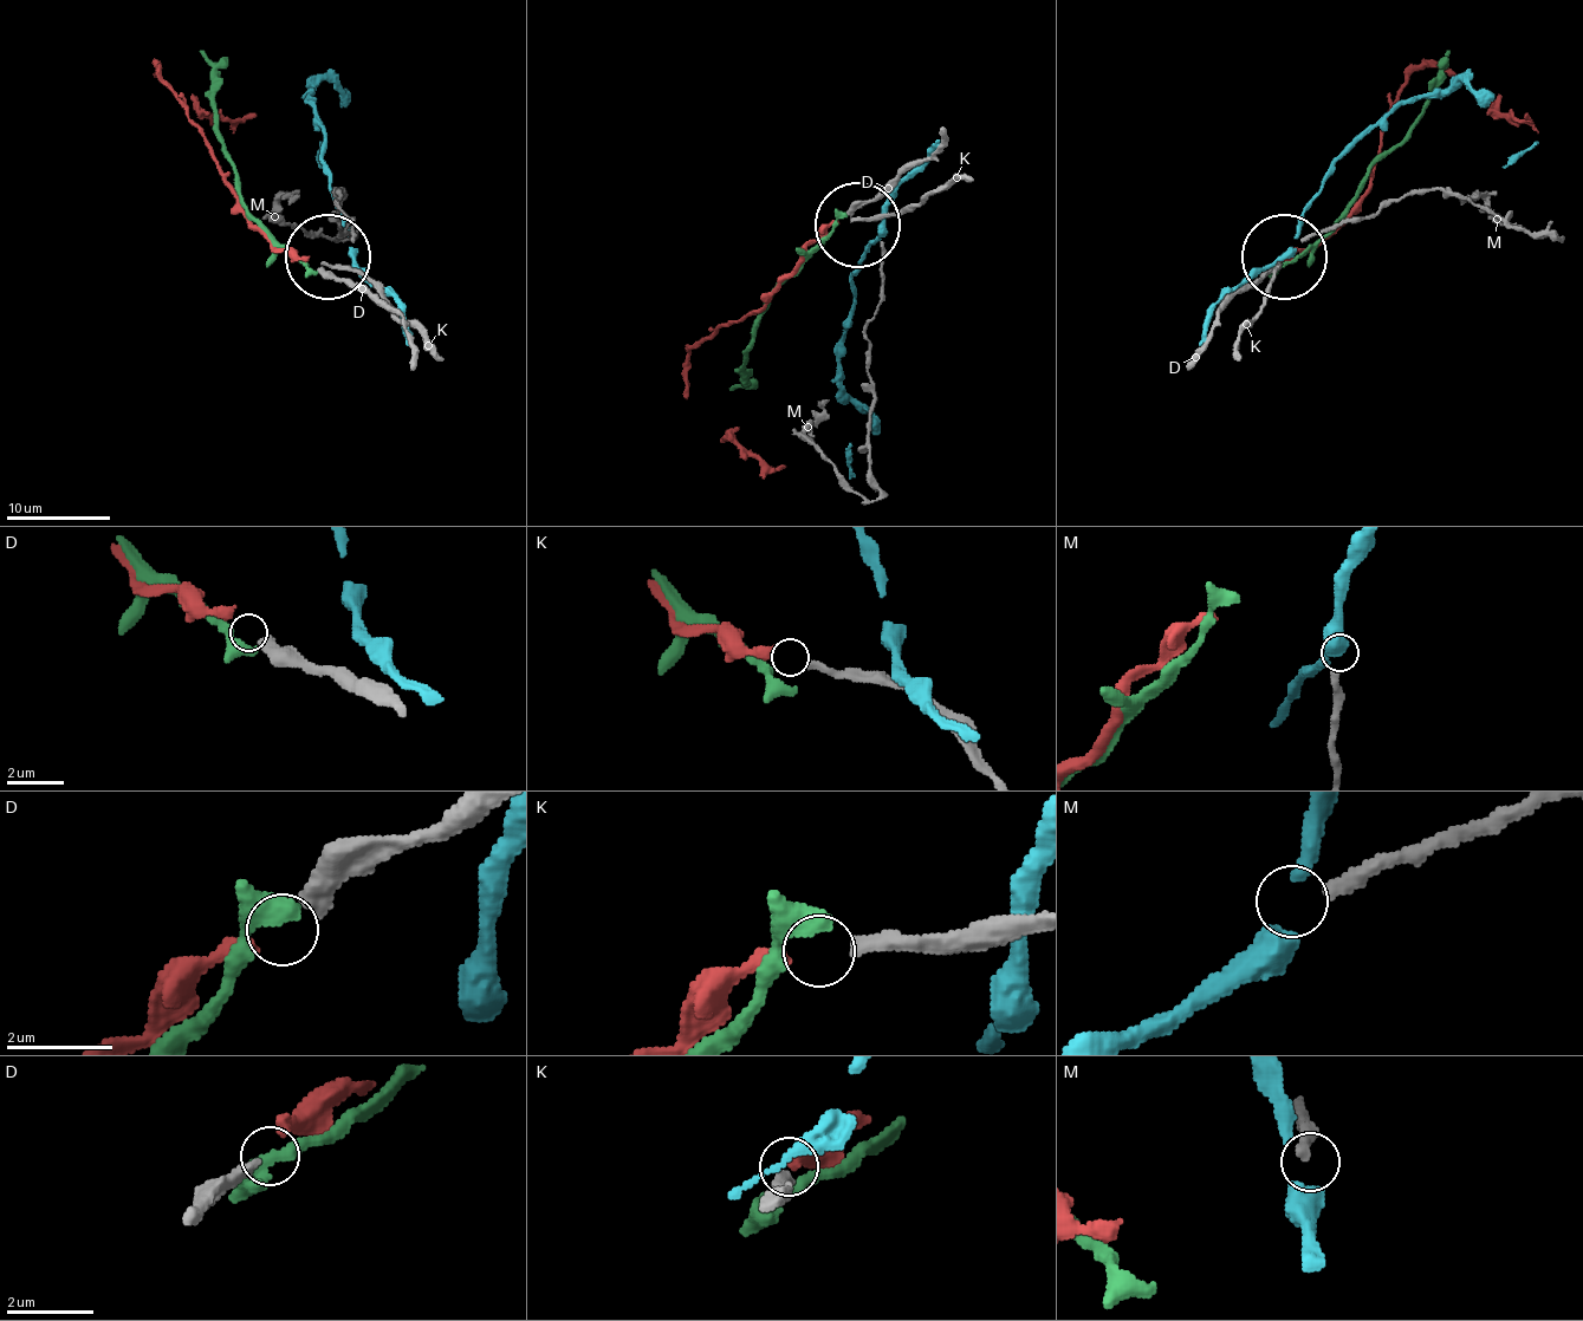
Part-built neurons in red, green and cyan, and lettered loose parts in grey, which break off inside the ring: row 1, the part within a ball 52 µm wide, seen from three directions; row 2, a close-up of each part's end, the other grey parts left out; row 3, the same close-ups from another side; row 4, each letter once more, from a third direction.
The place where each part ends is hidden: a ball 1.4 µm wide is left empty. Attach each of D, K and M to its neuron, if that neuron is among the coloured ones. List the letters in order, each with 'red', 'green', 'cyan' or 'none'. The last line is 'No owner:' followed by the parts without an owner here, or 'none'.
D: green
K: red
M: none
No owner: M

